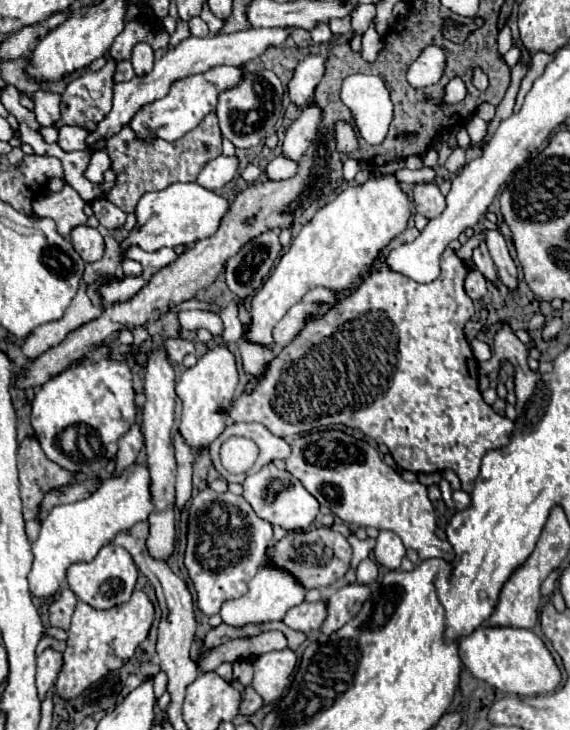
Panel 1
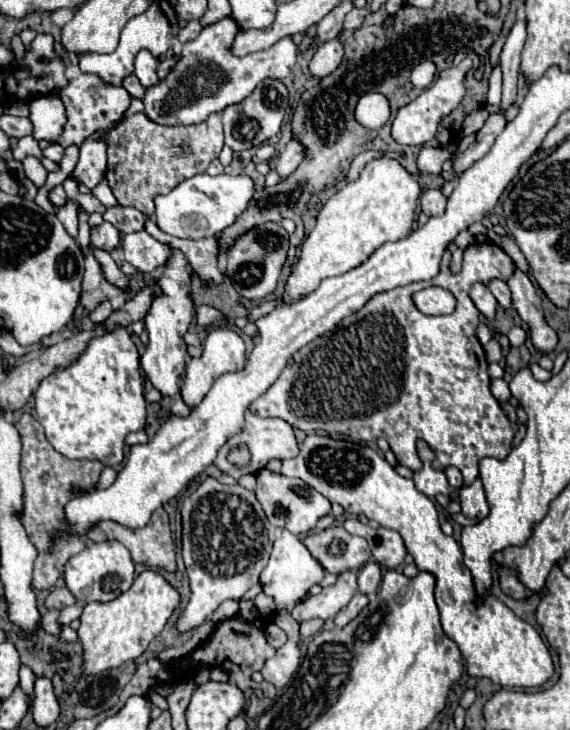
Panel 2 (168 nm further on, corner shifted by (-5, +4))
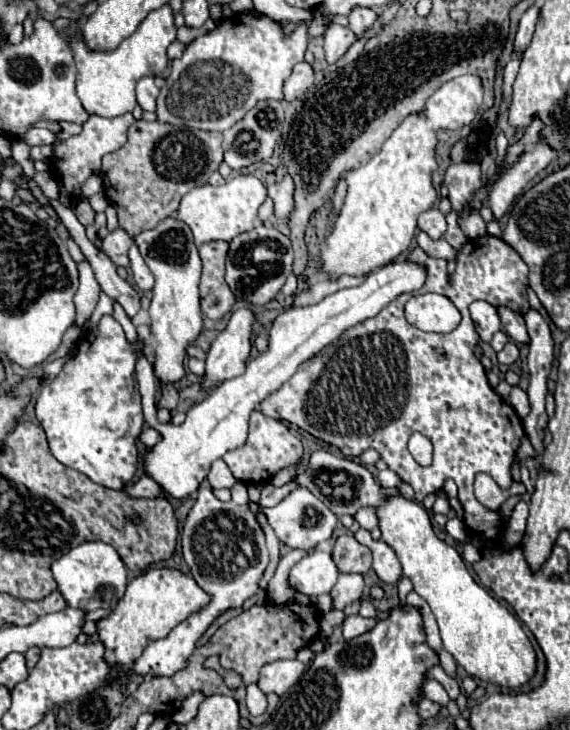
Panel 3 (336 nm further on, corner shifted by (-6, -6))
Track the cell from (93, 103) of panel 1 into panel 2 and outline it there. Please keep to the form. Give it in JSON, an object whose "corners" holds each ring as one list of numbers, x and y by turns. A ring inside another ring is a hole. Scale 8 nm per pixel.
{"corners":[[80,74,78,78,70,80,70,84,60,92,60,98,66,104,66,116,68,116,64,132,58,138,58,144,62,148,82,146,82,142,92,134,96,134,98,130,110,132,116,124,120,124,120,120,124,118,124,112,132,102,132,96,124,88,114,88,110,84,104,84,94,74]]}

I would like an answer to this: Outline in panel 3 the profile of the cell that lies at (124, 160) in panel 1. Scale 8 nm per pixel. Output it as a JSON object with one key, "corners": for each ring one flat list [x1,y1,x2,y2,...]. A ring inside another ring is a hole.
{"corners":[[145,120,131,124,127,142,119,150,105,154,101,168,103,190,119,214,119,226,133,236,173,216,179,200,191,188,207,184,211,172,223,162,221,142,221,132,177,128]]}

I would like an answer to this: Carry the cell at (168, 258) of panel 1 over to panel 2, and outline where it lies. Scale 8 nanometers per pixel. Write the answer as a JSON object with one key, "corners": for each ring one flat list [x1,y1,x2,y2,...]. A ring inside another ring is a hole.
{"corners":[[132,232,122,240,122,252,126,260,138,272,152,272,162,266,170,254,168,246,154,240,148,232]]}

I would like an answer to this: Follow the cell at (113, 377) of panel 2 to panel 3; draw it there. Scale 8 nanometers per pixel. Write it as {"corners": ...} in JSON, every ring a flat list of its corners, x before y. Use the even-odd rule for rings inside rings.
{"corners":[[103,316,95,330,81,336,73,358,55,380,41,388,35,404,51,454,61,464,113,490,121,490,137,472,135,442,143,430,143,412,133,376,135,362,135,346,127,342,121,324,113,316]]}

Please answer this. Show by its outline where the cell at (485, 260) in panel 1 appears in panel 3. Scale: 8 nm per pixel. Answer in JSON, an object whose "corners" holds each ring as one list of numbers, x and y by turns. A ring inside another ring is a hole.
{"corners":[[497,306,497,314,503,322,503,330,517,342,529,342,527,330,525,330,525,322,523,316,517,314,515,310,509,310,507,306]]}

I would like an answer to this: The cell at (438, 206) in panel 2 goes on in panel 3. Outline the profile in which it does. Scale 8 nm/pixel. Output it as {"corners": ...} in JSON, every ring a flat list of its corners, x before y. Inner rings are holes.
{"corners":[[429,208,425,210,421,216,419,216,419,230,427,232,431,238,441,238,447,230,447,222,445,222,445,216,439,208]]}

